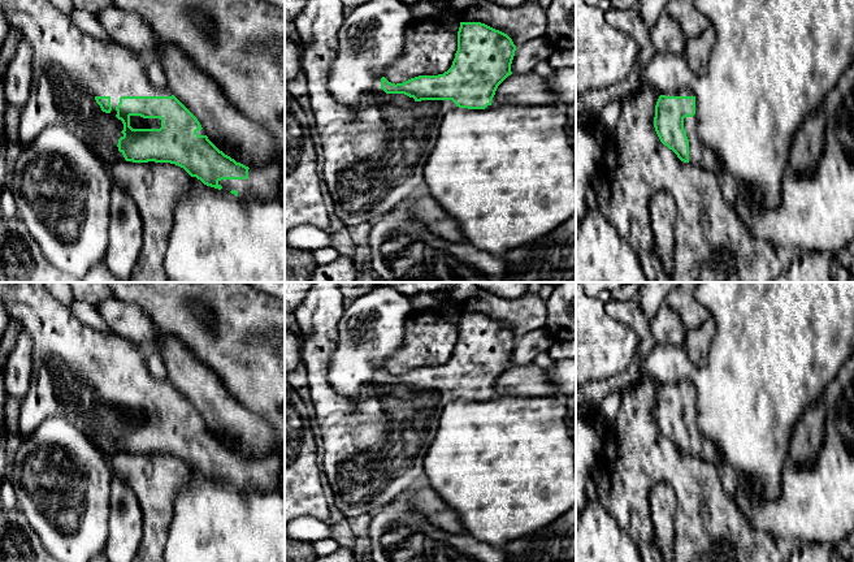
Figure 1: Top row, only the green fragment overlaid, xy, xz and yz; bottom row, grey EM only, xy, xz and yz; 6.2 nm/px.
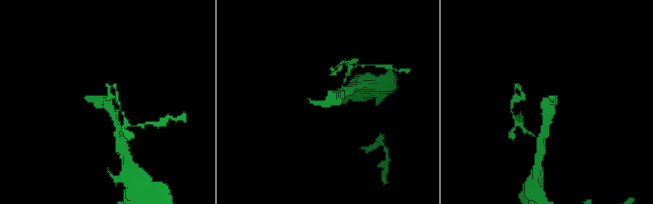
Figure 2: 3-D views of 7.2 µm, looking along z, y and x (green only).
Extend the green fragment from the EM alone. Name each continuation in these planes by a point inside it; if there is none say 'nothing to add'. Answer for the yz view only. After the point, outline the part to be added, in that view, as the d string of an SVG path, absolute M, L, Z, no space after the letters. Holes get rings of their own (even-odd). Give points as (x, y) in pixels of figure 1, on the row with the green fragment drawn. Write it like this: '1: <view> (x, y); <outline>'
1: yz (699, 155); M697 113L684 118L684 129L689 139L689 163L718 174L720 159L699 139Z

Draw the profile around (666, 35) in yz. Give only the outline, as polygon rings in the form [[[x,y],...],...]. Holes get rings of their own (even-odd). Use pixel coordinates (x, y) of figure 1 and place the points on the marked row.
[[[666,12],[650,27],[650,40],[656,55],[684,56],[686,36],[679,23]]]

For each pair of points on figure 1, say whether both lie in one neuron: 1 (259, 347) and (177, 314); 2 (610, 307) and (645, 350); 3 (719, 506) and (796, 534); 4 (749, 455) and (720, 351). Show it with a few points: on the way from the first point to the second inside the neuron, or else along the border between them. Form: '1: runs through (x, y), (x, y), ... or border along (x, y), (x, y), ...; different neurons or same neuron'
1: runs through (238, 344), (215, 344), (198, 334); same neuron
2: runs through (623, 312), (644, 332), (645, 337); same neuron
3: border along (729, 496), (745, 521), (753, 528), (767, 534); different neurons
4: runs through (749, 429), (749, 380), (746, 377); same neuron

